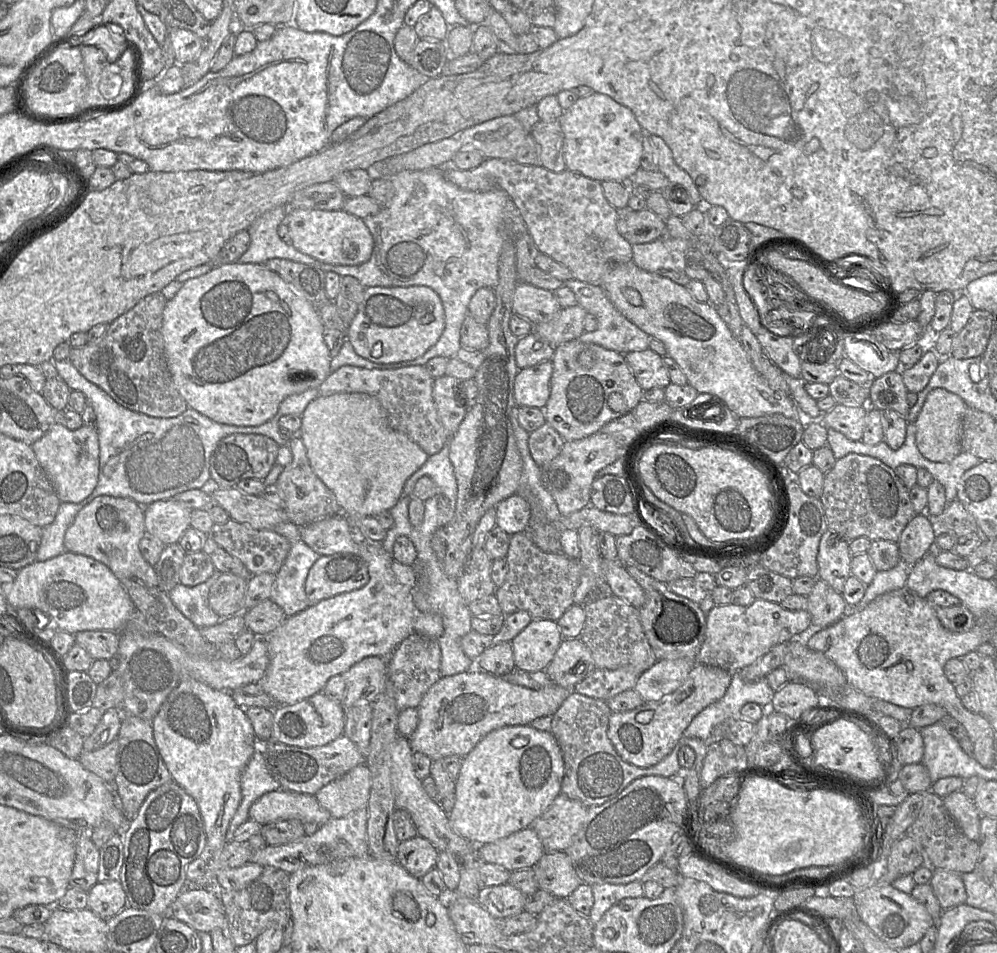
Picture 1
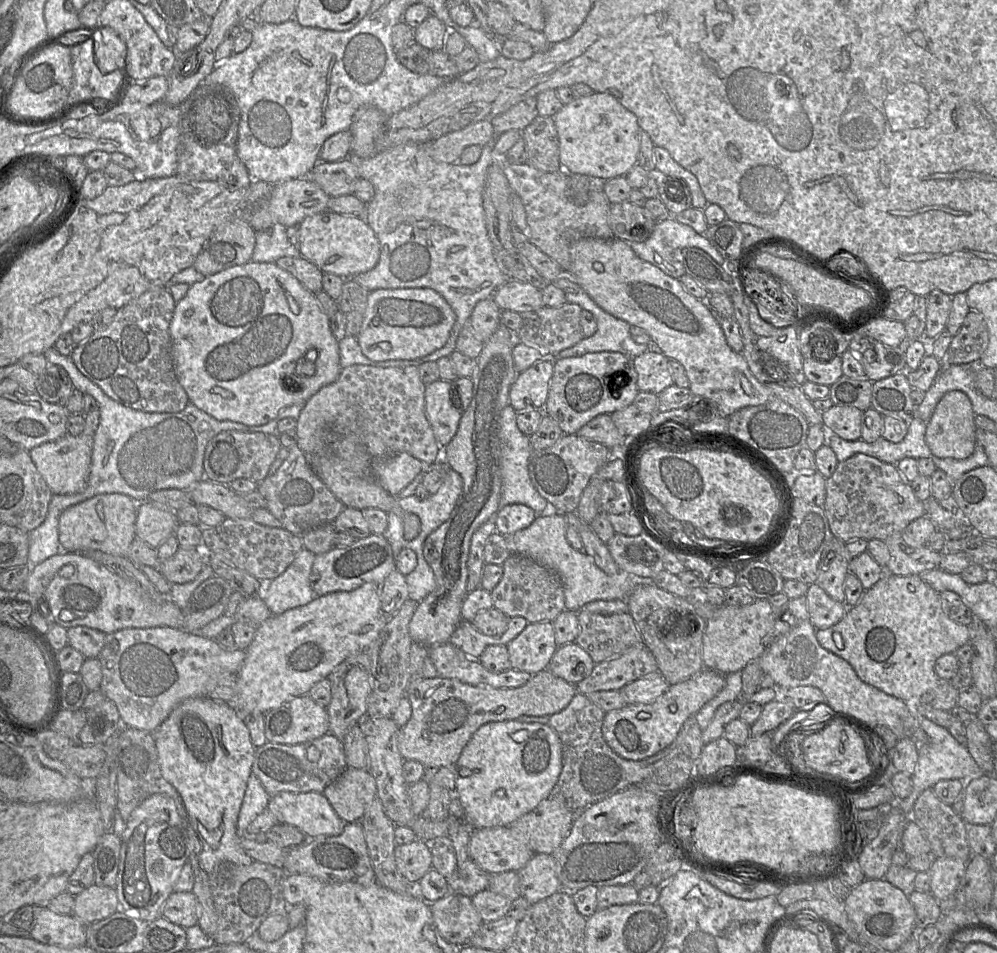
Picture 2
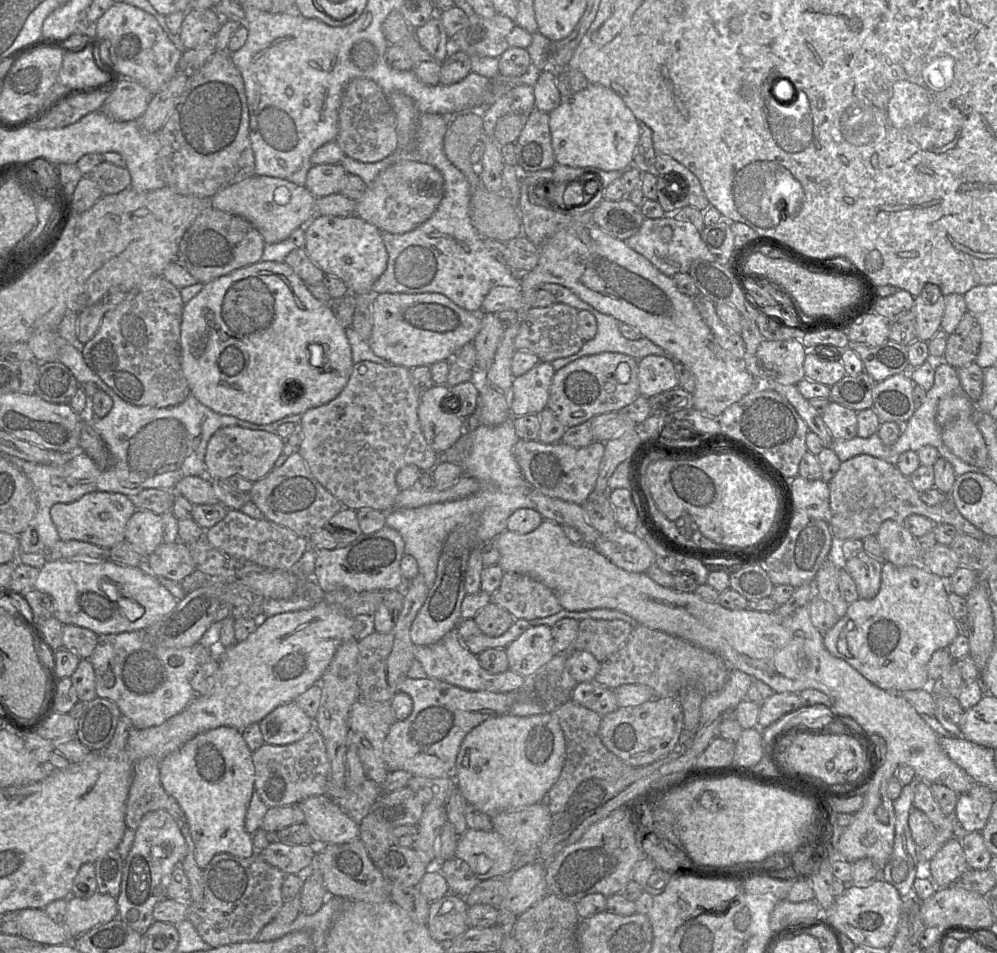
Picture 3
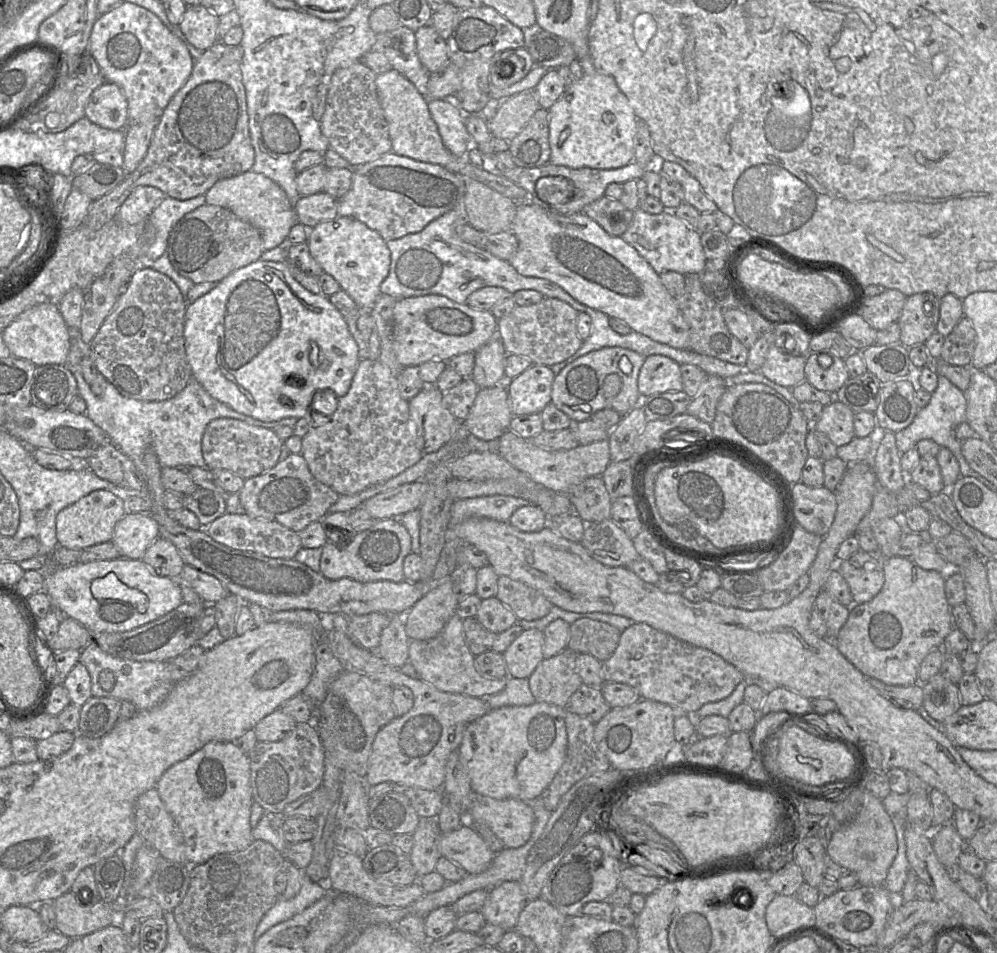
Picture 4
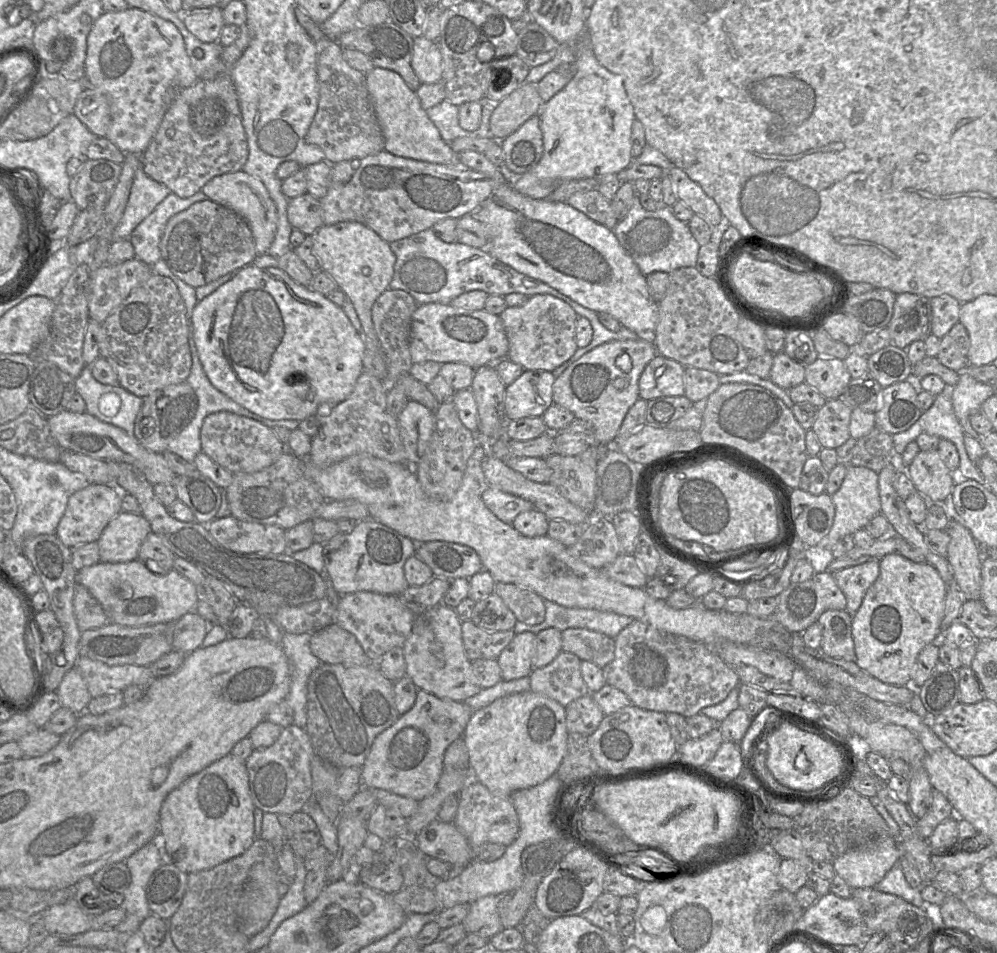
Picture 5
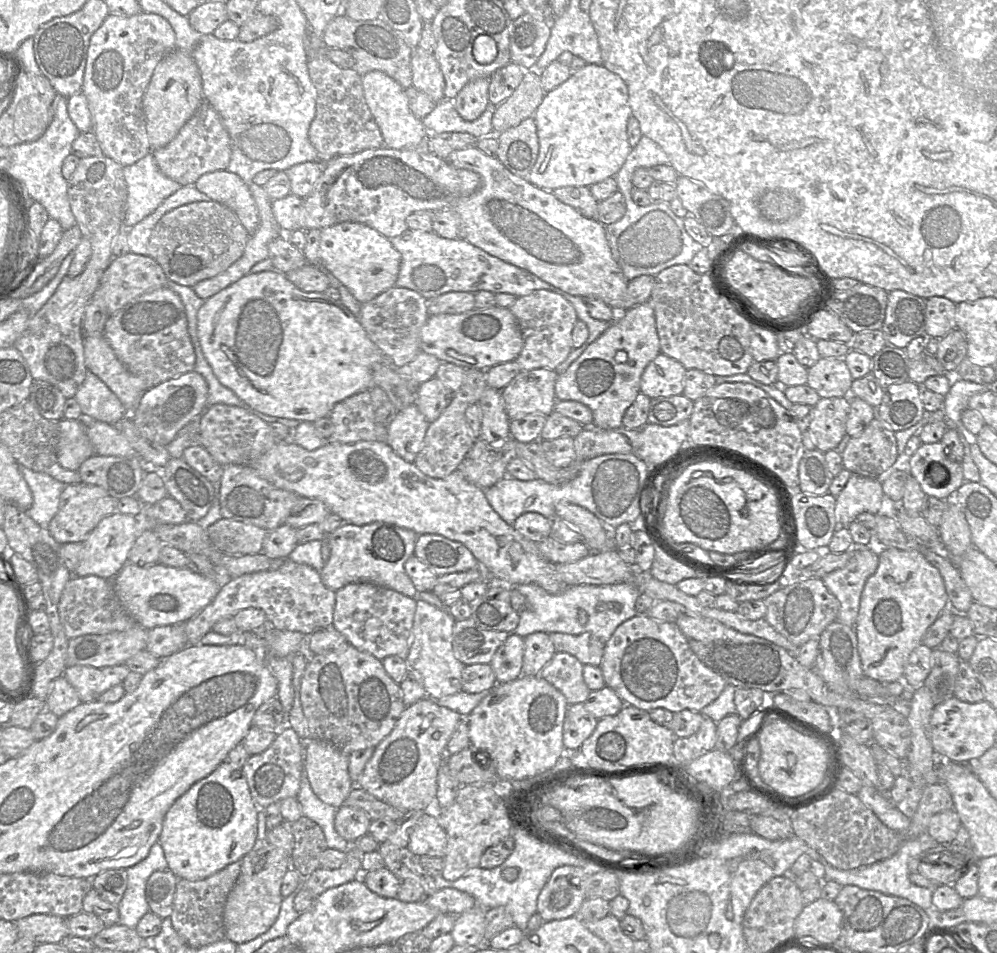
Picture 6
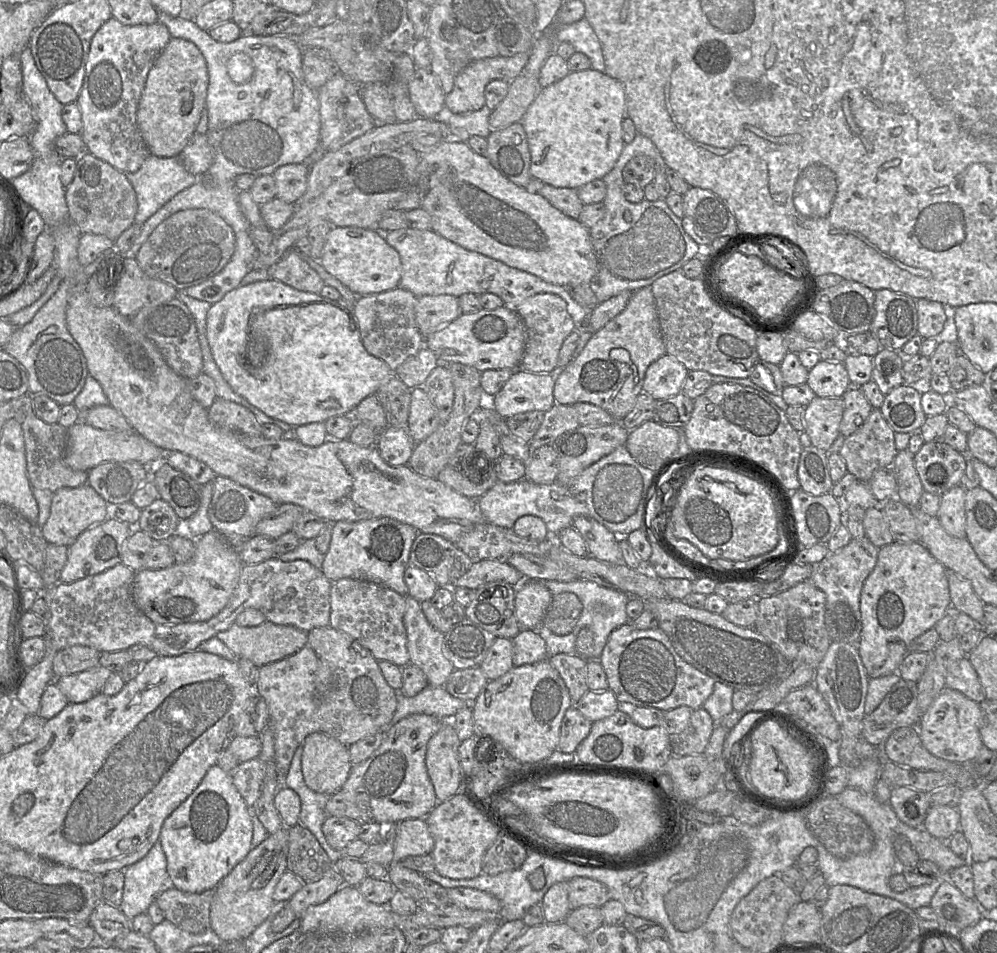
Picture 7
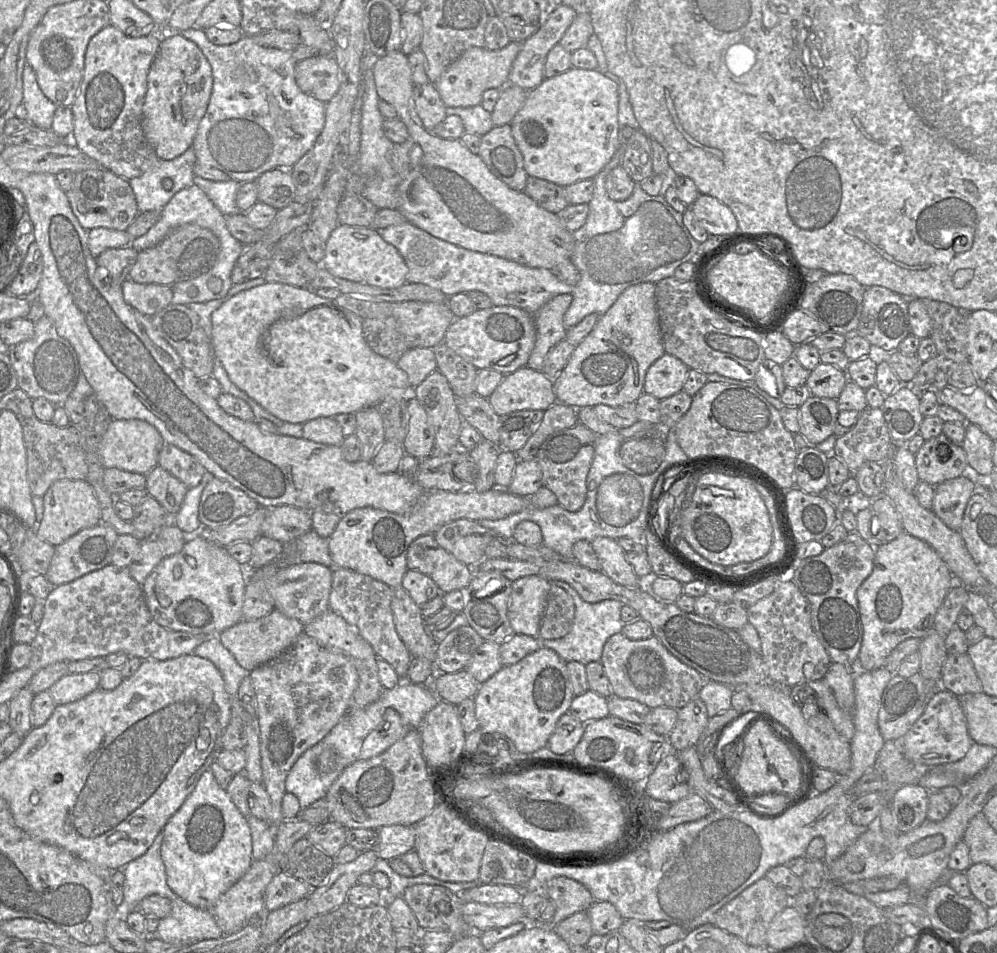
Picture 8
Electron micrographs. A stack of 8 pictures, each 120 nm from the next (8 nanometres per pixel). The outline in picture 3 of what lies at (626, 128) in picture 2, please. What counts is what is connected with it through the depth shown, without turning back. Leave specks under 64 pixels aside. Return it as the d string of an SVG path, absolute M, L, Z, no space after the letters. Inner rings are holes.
M589 83L584 90L563 98L560 105L548 114L557 164L594 167L603 171L625 171L633 165L640 139L639 120L610 88Z

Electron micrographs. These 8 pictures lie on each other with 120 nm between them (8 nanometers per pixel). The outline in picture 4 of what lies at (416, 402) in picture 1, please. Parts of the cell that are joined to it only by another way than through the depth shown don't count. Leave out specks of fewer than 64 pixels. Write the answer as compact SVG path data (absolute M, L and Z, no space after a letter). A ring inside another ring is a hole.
M361 359L348 392L337 398L335 412L331 415L309 415L312 419L308 432L302 438L300 454L312 475L339 495L352 495L385 482L419 462L423 453L414 440L408 402L400 396L398 375L394 375L378 359Z

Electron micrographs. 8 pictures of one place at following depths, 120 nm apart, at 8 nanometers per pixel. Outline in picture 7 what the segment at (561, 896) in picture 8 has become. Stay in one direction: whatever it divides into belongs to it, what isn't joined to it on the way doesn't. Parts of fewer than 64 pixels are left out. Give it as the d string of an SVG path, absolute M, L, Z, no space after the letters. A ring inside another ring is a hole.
M575 877L568 881L571 910L582 906L601 907L610 900L607 887L590 878Z

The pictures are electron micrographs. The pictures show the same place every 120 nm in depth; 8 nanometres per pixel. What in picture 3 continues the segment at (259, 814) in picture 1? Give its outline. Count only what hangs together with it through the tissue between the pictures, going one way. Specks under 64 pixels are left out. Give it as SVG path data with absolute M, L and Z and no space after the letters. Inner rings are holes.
M328 795L308 797L297 803L304 814L312 841L318 846L346 844L360 838L360 827Z

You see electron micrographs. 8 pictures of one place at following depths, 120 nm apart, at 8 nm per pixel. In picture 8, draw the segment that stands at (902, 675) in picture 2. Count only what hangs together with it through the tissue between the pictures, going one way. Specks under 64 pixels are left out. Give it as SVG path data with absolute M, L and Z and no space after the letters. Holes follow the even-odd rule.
M903 531L894 540L875 548L872 573L856 592L863 625L858 667L872 671L883 667L892 650L908 638L922 639L934 630L934 618L951 585L952 573L939 554L925 541Z

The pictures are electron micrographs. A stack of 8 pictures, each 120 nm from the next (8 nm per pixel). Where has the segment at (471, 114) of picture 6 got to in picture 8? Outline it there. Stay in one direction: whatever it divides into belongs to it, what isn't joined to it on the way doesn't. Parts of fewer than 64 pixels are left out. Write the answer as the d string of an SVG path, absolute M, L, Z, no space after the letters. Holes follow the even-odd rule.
M510 42L499 50L471 47L452 62L434 83L446 107L473 107L482 103L484 91L502 89L508 84L512 64L522 47L522 42Z

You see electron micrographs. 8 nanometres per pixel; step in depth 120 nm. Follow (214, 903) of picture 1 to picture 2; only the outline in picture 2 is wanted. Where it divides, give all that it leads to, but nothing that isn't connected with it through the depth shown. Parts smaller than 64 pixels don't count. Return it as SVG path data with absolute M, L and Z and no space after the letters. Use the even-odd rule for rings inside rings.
M173 892L163 905L162 917L183 928L198 924L197 898L191 892Z

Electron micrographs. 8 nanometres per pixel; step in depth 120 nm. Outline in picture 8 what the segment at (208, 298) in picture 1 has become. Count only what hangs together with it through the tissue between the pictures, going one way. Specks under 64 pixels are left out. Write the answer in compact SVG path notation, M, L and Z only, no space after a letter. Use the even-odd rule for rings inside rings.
M265 282L243 290L229 299L211 314L211 345L213 355L225 369L230 381L256 401L267 412L284 422L304 424L318 417L334 417L338 414L355 414L365 408L375 406L385 398L407 398L412 387L407 374L395 362L373 352L366 344L362 333L362 319L356 314L338 306L333 300L318 296L310 288L297 287L280 282Z

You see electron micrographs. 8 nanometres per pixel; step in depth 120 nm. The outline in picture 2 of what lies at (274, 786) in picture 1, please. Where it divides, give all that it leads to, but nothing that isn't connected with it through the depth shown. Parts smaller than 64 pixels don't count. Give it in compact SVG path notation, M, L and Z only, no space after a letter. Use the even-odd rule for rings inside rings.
M251 773L236 825L240 839L249 836L248 825L267 808L270 798L258 777Z

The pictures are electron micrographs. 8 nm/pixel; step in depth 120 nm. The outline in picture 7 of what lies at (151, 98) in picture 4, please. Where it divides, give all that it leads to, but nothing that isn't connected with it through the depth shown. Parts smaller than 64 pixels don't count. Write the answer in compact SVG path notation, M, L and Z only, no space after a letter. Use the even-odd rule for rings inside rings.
M114 17L107 20L92 37L83 86L76 101L82 118L80 135L87 152L123 173L136 172L150 155L137 127L137 107L148 72L171 38L168 28L160 21L125 25Z

